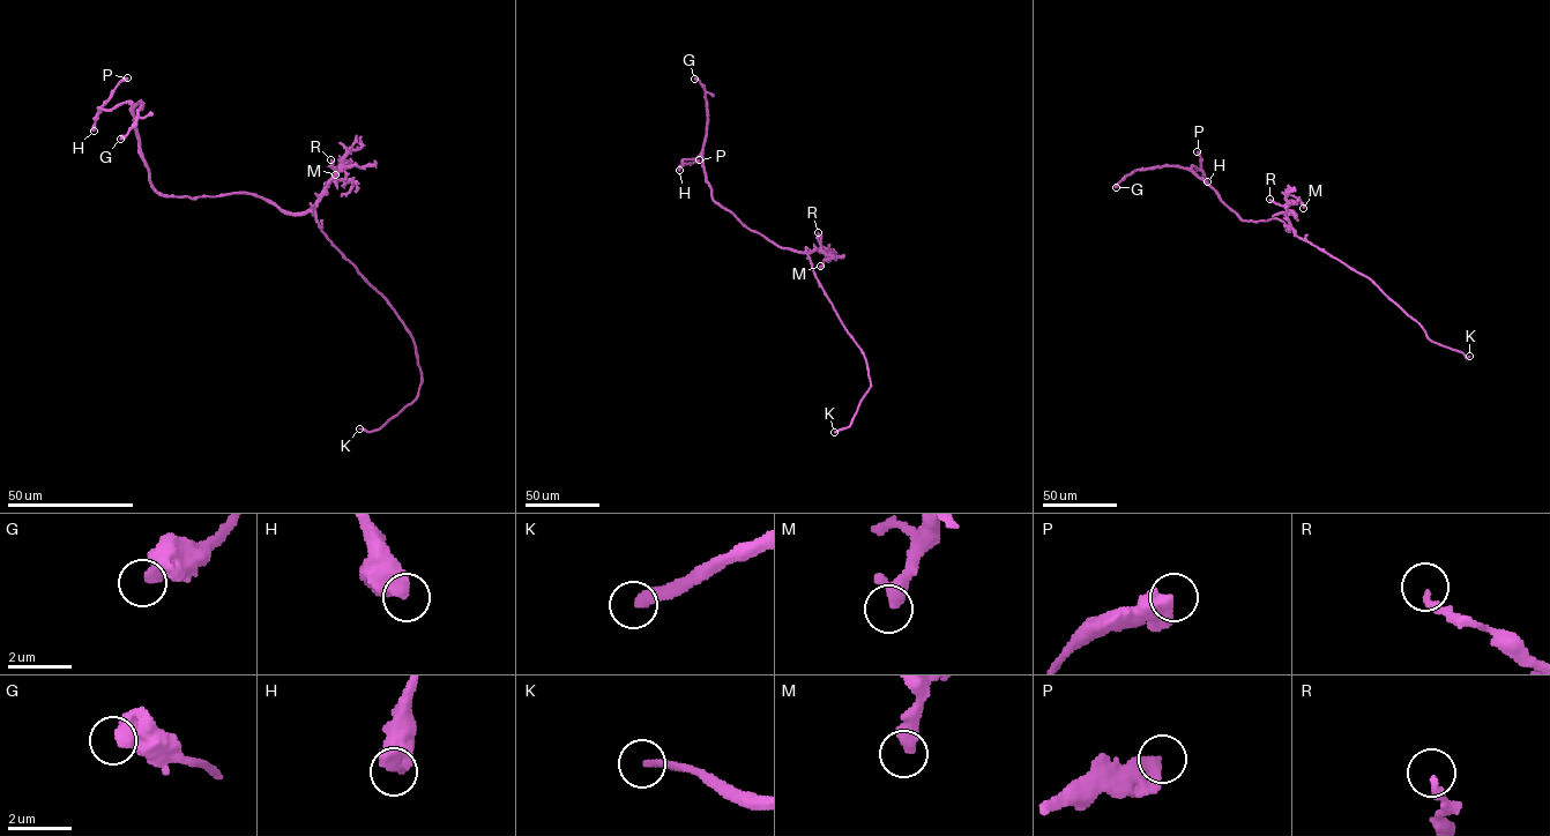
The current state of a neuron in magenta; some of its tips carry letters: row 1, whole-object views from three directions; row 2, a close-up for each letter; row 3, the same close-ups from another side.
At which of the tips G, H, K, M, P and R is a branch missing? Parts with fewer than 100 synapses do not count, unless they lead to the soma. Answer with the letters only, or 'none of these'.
K

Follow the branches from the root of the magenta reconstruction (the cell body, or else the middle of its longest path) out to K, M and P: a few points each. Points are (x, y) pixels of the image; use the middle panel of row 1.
K: (803, 252), (809, 256), (819, 283), (864, 355), (869, 371), (870, 387), (851, 424), (834, 432)
M: (803, 252), (826, 248), (828, 253), (820, 266)
P: (803, 252), (774, 244), (716, 203), (706, 180), (702, 154), (683, 162), (699, 159)

